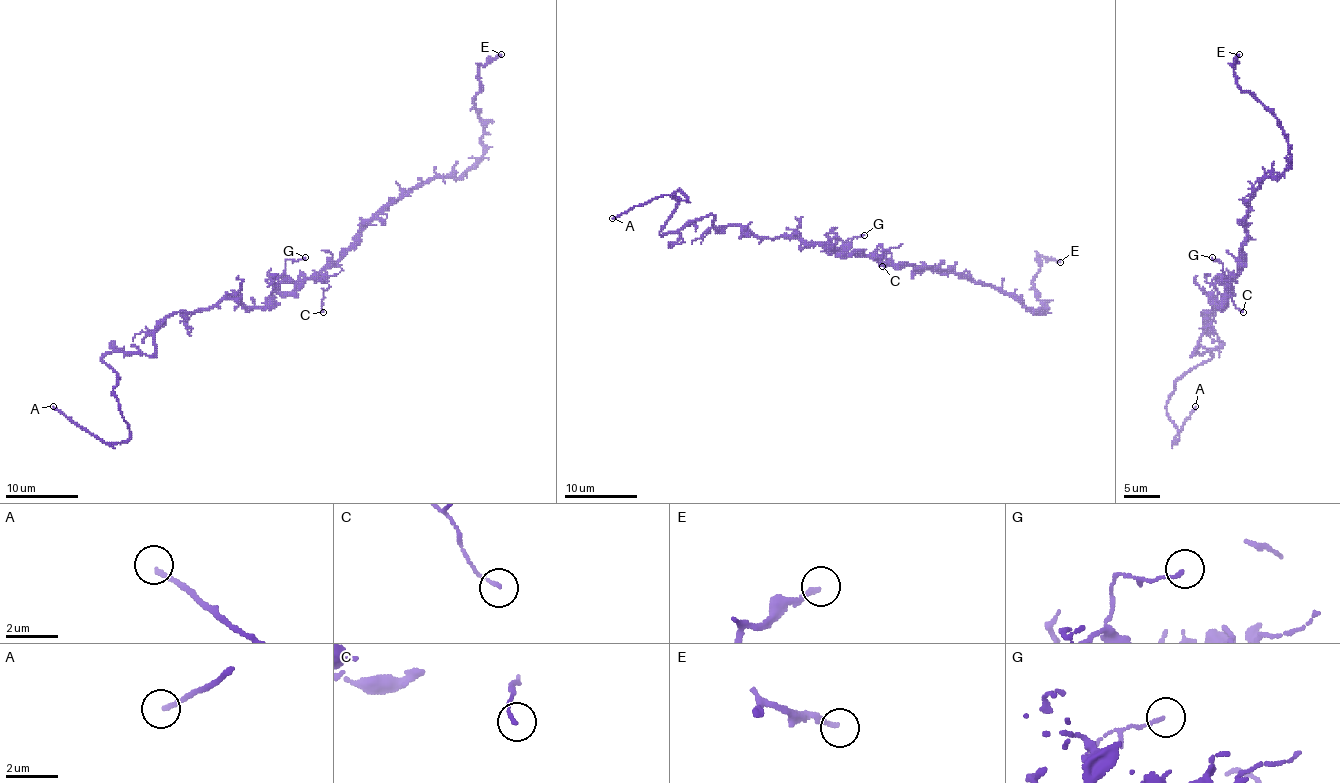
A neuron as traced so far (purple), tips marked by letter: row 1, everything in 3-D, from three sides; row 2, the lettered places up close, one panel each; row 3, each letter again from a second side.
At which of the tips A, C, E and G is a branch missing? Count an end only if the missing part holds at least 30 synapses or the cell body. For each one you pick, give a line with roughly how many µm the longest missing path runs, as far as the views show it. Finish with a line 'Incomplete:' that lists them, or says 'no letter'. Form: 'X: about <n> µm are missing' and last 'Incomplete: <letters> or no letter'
A: about 10 µm are missing
Incomplete: A

